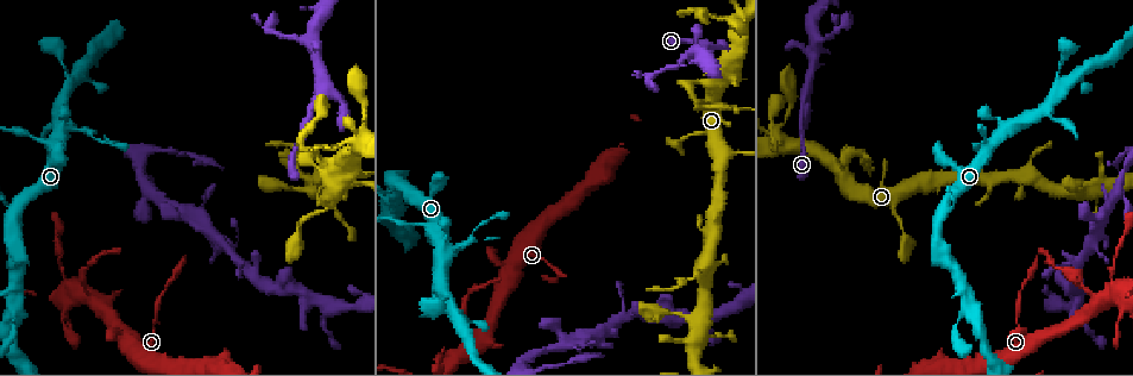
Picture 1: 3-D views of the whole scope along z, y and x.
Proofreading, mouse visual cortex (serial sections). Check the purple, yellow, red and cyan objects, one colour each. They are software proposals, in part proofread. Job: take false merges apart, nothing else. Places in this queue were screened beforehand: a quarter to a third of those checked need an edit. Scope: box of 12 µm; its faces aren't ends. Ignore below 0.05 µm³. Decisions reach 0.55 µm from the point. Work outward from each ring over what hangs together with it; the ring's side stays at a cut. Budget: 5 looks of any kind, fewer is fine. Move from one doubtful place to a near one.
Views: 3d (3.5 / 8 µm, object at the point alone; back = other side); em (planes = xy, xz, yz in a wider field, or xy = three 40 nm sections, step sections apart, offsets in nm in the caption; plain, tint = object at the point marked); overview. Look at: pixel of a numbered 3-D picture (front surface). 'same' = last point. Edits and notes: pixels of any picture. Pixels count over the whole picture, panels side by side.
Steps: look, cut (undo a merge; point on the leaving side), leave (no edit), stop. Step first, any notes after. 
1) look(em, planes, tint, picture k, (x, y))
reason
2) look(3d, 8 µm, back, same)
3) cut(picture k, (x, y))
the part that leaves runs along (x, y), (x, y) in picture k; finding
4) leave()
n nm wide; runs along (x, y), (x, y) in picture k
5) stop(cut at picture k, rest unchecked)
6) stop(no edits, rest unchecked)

look(3d, 8 µm, back, picture 1, (321, 89))
three arms meet

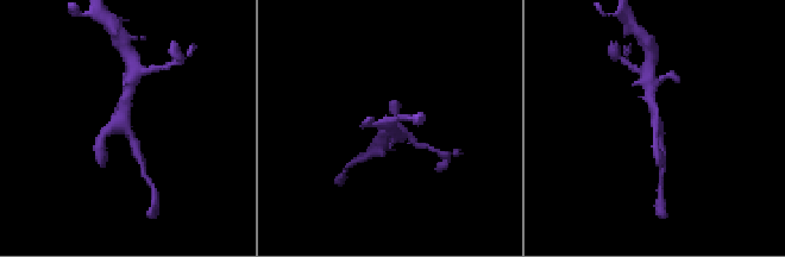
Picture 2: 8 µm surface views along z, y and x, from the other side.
look(em, xy, step 3, tint, picture 2, (657, 125))
3 arms; arms of 150, 200, 300 nm

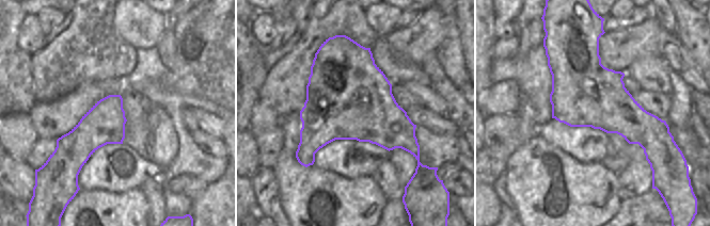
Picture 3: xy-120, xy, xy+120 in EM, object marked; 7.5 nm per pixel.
leave()
runs along (663, 152), (650, 91) in picture 2; one cell here

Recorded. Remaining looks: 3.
look(3d, 8 µm, picture 1, (326, 173))
a fork

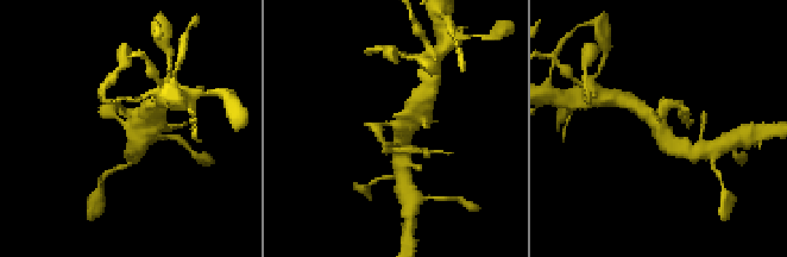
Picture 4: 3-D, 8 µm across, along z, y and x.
look(3d, 3.5 µm, picture 4, (130, 127))
zoom in

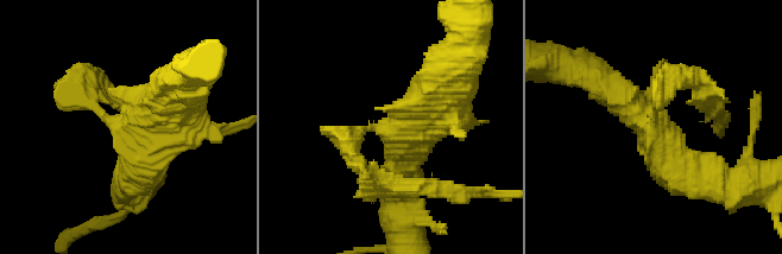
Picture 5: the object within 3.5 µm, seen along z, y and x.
look(em, xy, step 2, tint, picture 5, (123, 127))
now the EM

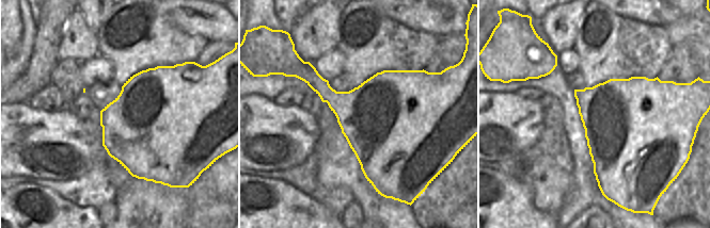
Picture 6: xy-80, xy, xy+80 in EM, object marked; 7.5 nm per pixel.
cut(picture 5, (93, 76))
border along (330, 86), (326, 101) in picture 6; a second cell is stuck on

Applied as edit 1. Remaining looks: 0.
stop(cut at picture 5, rest unchecked)

